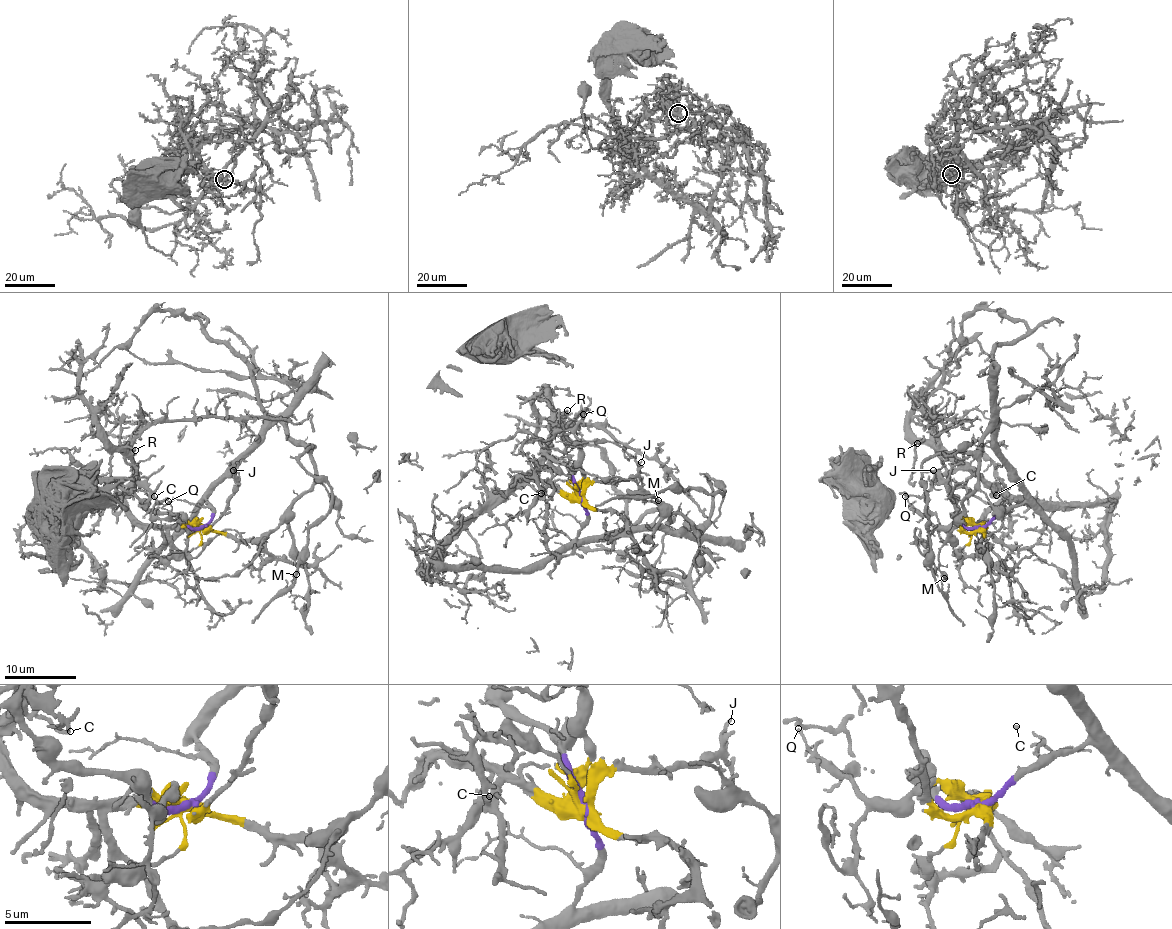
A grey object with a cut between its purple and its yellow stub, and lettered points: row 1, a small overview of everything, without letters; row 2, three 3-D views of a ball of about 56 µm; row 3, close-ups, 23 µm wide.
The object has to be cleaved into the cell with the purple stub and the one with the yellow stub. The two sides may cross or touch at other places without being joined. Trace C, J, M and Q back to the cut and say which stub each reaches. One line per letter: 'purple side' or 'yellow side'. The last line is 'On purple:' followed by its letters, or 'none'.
C: yellow side
J: yellow side
M: purple side
Q: yellow side
On purple: M

